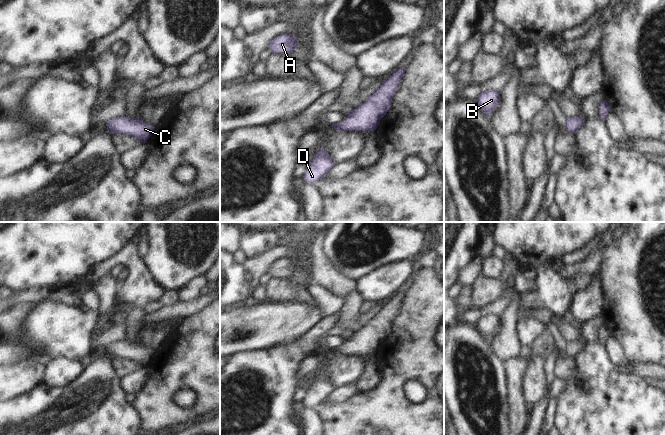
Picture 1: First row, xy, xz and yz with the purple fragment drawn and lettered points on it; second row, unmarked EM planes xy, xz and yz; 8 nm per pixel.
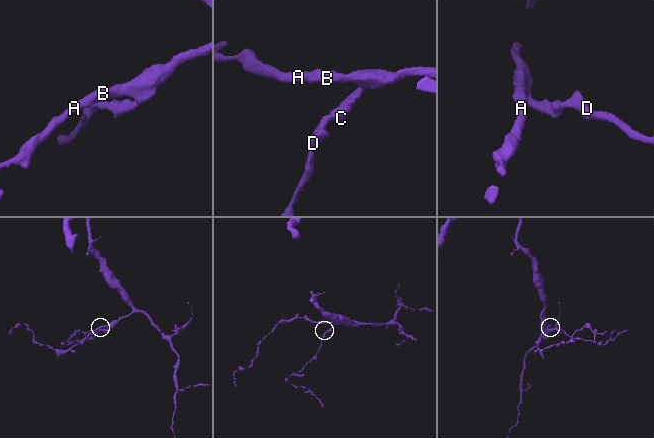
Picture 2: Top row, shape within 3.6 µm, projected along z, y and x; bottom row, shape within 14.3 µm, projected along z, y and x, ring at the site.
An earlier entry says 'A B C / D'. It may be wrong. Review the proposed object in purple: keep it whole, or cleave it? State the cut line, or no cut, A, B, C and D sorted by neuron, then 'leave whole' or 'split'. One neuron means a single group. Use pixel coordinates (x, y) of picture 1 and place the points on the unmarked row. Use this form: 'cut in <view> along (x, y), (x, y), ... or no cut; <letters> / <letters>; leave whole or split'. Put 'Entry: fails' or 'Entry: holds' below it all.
no cut; A B C D; leave whole
Entry: fails

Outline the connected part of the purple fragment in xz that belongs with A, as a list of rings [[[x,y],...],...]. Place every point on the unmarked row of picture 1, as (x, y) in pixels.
[[[282,258],[274,262],[268,271],[273,277],[290,278],[298,269],[297,261],[294,258]]]

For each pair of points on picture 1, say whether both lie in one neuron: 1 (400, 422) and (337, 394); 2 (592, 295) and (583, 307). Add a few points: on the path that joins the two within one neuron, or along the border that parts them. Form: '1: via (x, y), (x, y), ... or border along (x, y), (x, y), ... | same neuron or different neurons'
1: border along (357, 393), (340, 402), (327, 403), (324, 401) | different neurons
2: via (590, 298), (586, 304) | same neuron

